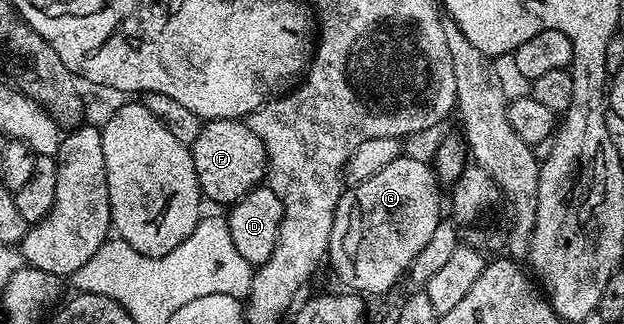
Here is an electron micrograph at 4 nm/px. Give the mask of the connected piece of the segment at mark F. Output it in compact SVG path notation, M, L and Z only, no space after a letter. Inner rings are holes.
M210 119L201 126L198 137L190 144L194 173L198 177L201 196L212 203L231 205L246 193L261 186L266 179L268 154L262 141L239 119Z

